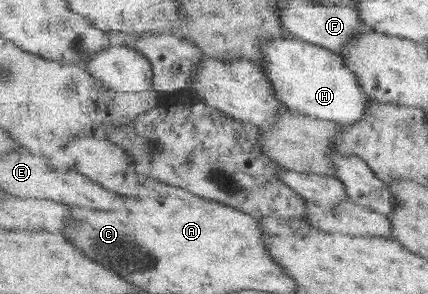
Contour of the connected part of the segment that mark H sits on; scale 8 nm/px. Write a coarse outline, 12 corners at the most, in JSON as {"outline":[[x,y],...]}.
{"outline":[[268,39],[261,67],[287,109],[341,126],[373,99],[341,54]]}

